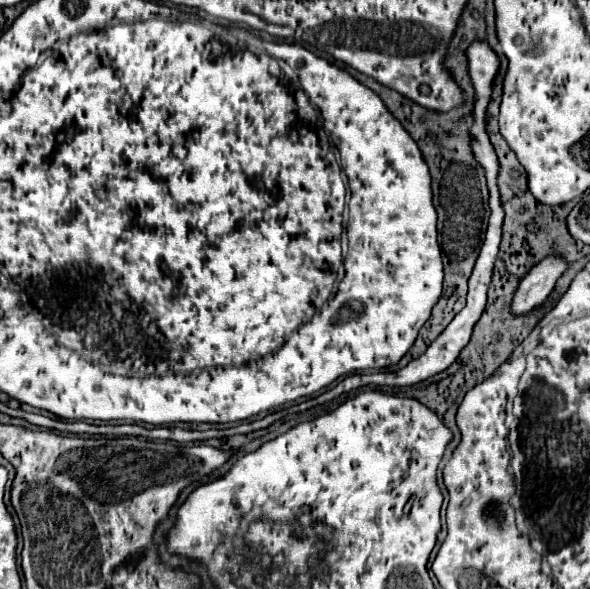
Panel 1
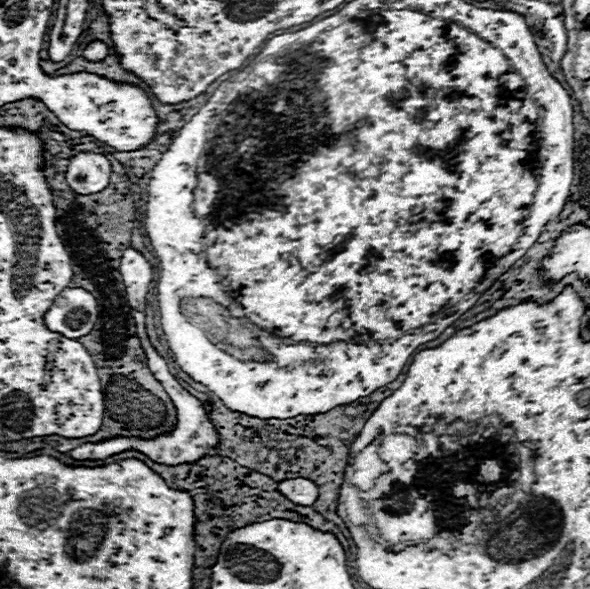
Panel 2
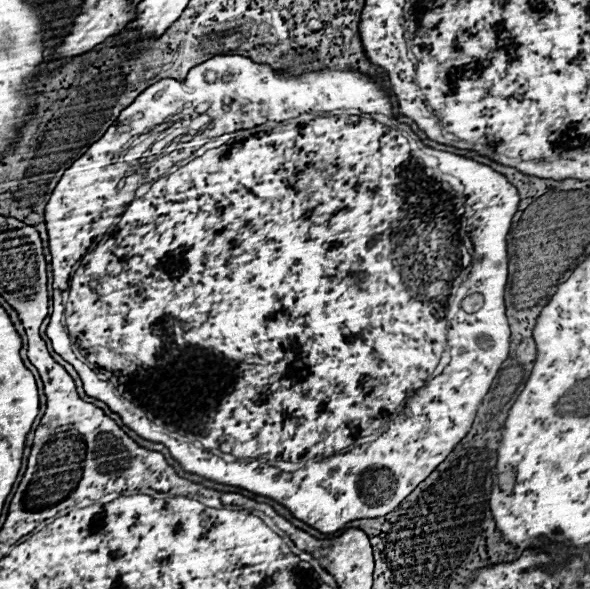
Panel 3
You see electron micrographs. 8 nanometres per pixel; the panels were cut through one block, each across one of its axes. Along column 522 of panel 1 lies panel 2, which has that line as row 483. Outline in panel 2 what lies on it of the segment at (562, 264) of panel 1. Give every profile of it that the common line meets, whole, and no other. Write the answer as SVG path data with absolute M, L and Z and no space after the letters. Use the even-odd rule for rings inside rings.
M306 478L282 480L282 482L278 482L278 488L284 496L288 496L288 500L292 500L294 504L300 504L300 506L312 506L318 498L316 484Z

